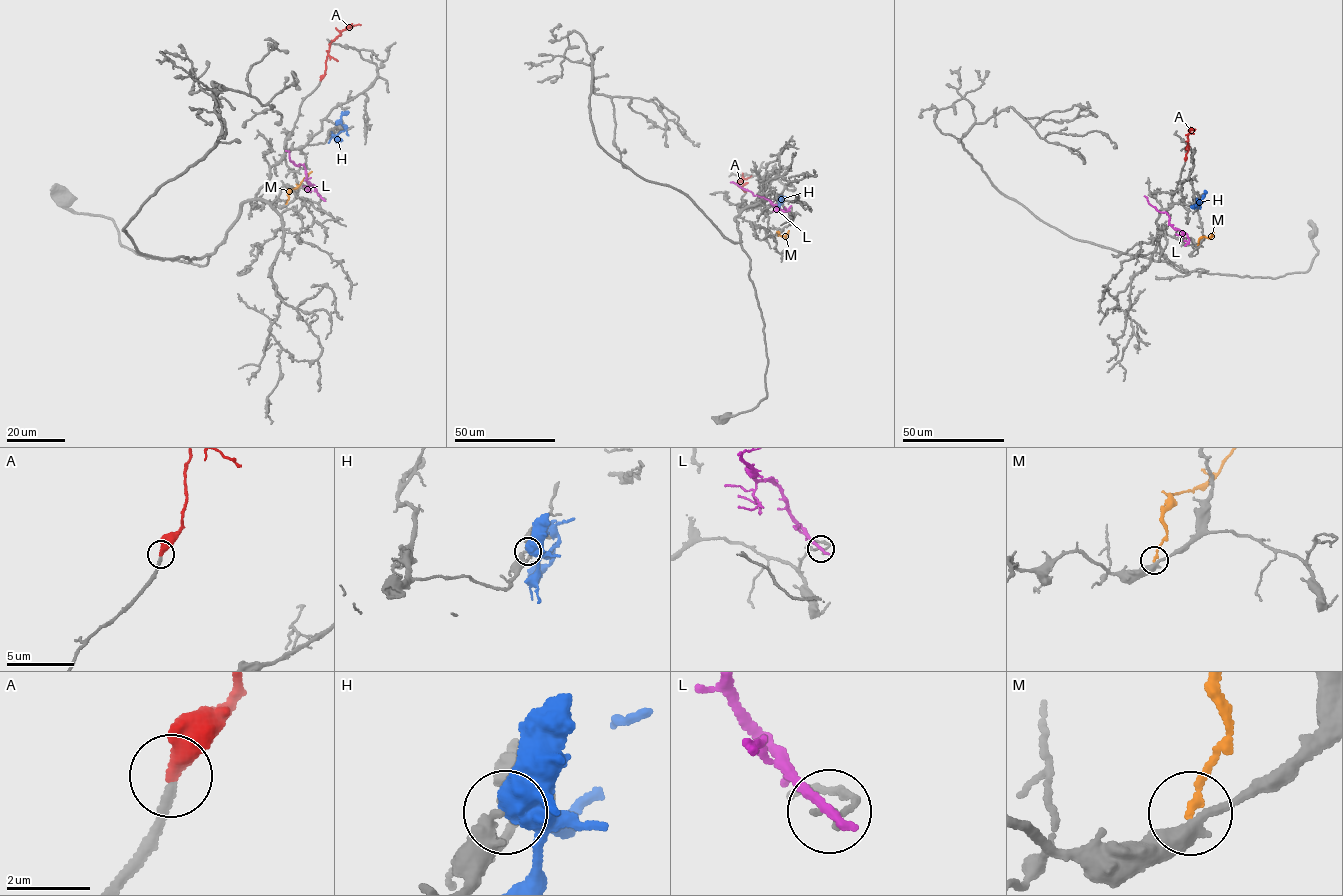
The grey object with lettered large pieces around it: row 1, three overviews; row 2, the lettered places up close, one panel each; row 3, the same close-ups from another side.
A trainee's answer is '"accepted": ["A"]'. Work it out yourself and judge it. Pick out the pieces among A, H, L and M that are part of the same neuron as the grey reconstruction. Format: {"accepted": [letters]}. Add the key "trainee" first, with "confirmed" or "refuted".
{"trainee": "confirmed", "accepted": ["A"]}

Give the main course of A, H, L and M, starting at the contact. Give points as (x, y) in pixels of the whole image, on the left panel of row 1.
A: (320, 79), (325, 73), (330, 43), (343, 30), (360, 25)
H: (334, 137), (344, 129), (341, 116), (348, 112)
L: (323, 199), (310, 185), (303, 165), (294, 165), (289, 151), (285, 151)
M: (286, 203), (289, 190), (298, 187), (312, 171)

